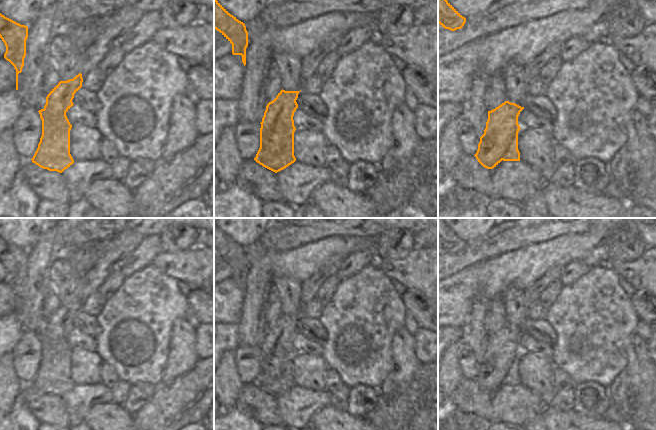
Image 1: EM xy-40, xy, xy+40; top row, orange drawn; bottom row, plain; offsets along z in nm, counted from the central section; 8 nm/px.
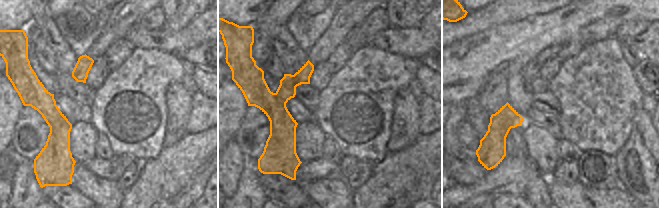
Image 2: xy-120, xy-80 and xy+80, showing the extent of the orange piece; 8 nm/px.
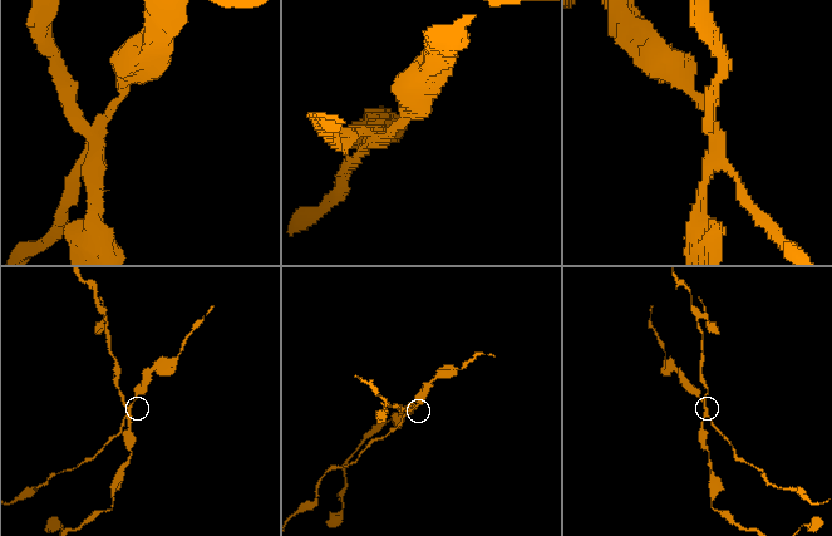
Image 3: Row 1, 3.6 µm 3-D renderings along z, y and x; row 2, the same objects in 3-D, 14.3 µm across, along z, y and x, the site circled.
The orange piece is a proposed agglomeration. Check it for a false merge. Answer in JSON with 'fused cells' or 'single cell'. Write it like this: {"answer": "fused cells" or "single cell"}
{"answer": "fused cells"}

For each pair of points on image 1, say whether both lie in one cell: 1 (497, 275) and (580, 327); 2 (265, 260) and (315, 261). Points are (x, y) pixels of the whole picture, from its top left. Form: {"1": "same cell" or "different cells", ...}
{"1": "different cells", "2": "different cells"}

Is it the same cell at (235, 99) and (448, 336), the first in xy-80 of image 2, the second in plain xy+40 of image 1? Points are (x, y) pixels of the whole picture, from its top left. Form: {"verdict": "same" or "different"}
{"verdict": "same"}

